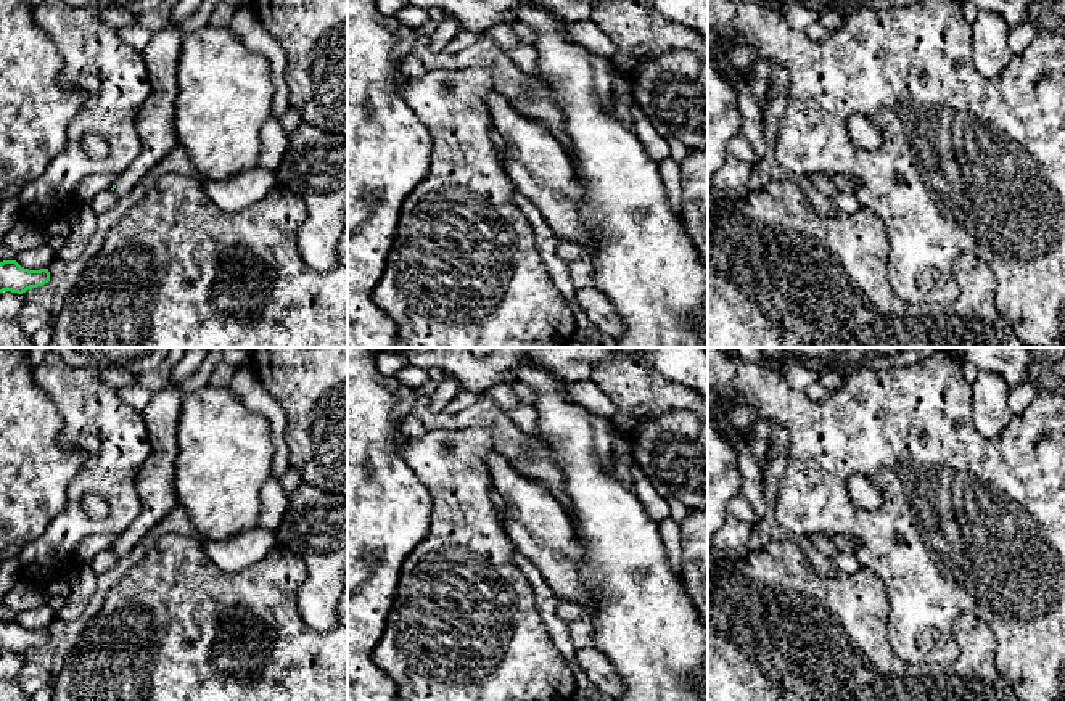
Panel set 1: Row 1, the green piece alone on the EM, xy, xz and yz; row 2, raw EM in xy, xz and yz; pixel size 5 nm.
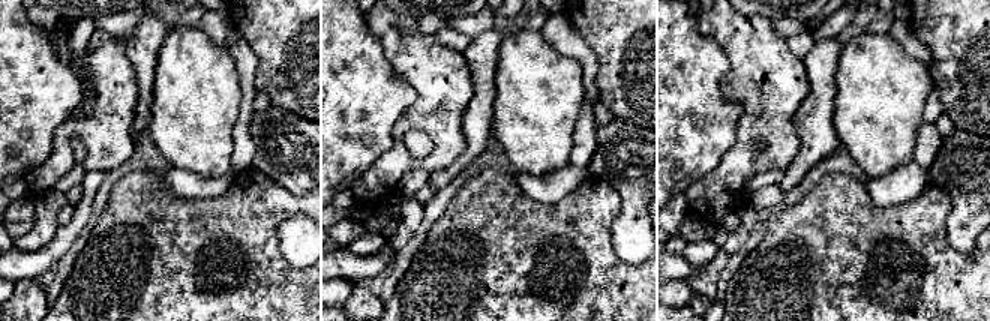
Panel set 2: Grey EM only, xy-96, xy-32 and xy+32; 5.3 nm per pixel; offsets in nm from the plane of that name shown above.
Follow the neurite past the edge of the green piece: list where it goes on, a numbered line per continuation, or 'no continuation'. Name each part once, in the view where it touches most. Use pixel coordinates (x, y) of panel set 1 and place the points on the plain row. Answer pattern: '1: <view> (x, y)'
1: xy (155, 481)

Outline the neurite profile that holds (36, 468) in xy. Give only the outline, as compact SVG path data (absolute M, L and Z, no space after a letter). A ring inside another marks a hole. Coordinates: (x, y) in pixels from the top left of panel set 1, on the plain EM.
M0 347L0 564L40 537L68 506L68 486L85 457L61 441L64 421L32 376L26 347Z

